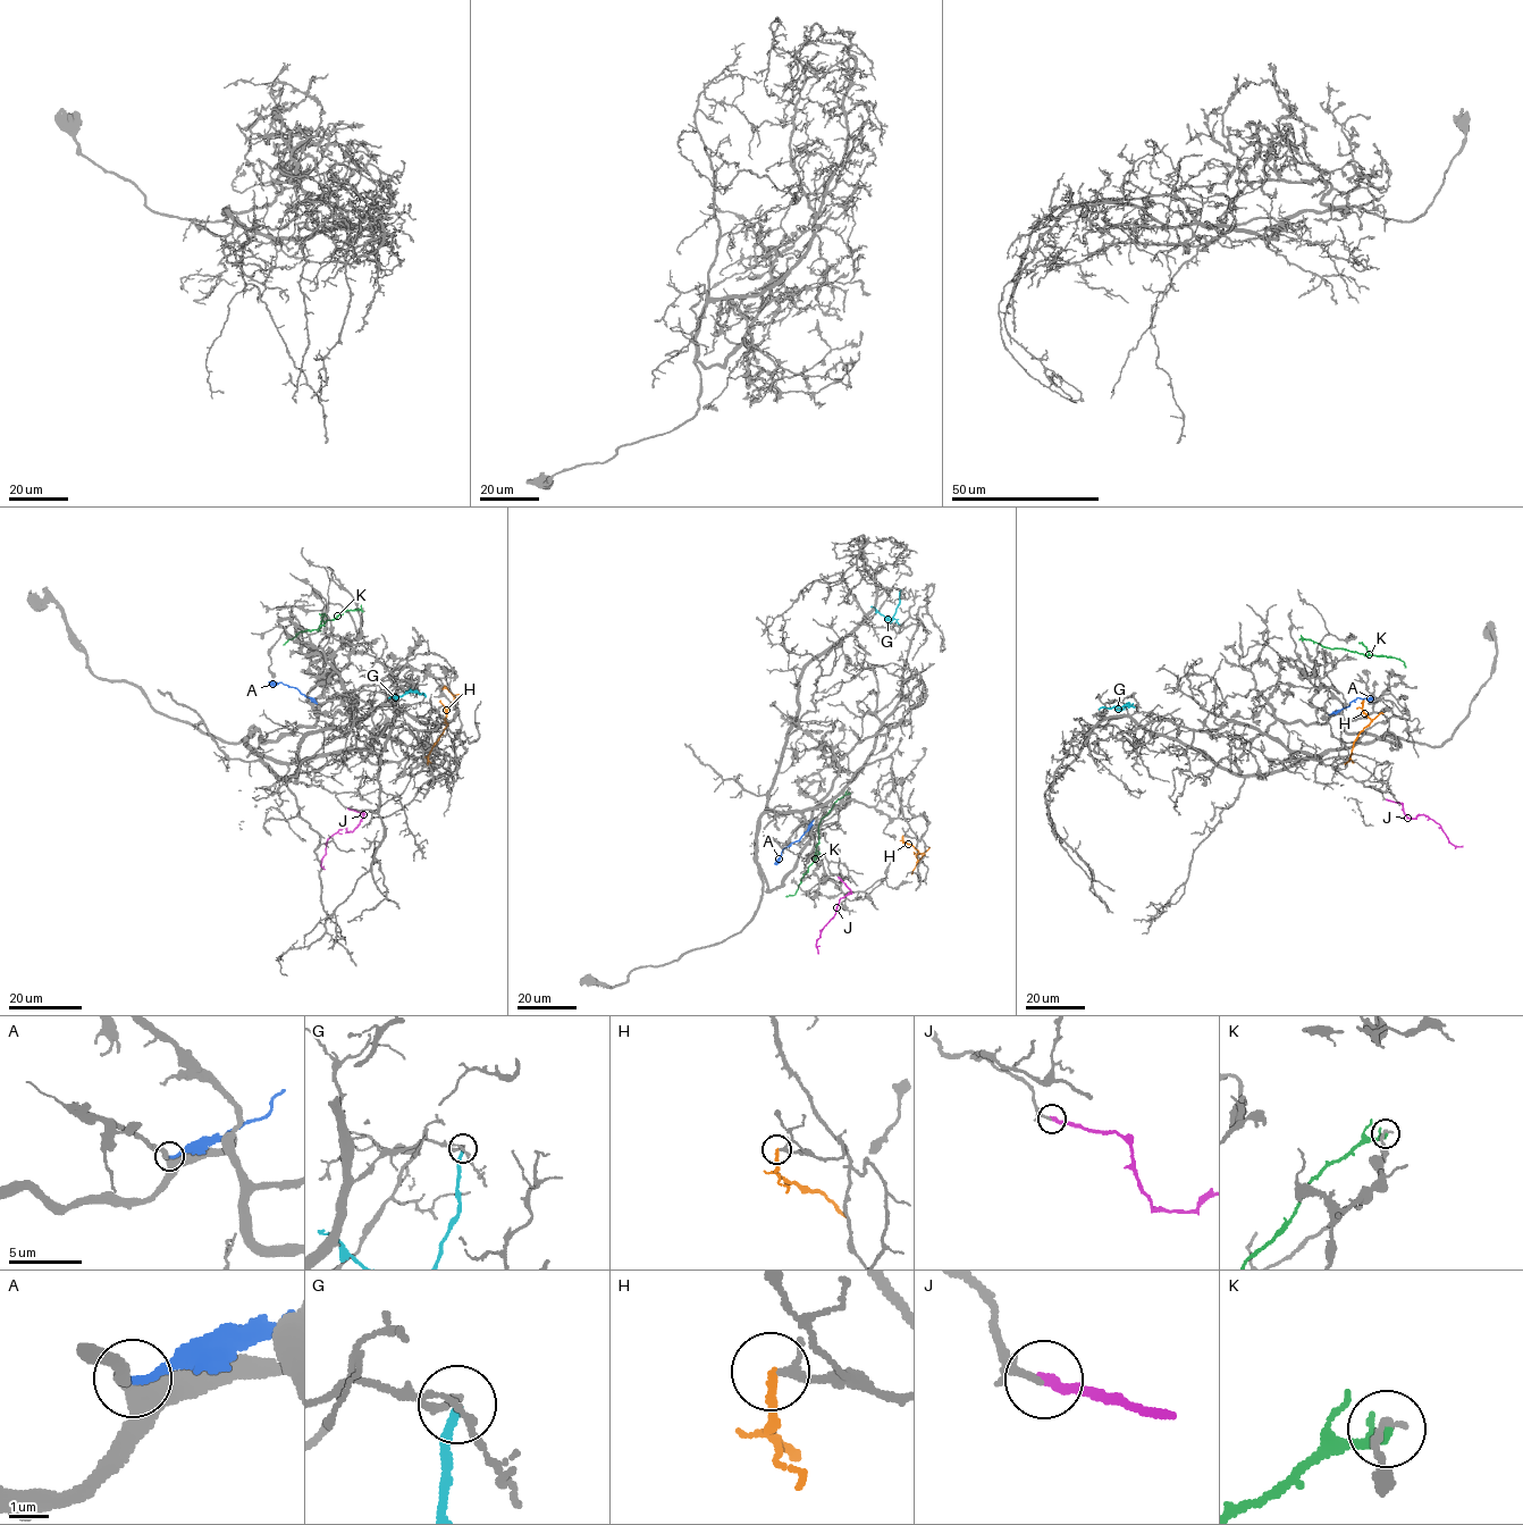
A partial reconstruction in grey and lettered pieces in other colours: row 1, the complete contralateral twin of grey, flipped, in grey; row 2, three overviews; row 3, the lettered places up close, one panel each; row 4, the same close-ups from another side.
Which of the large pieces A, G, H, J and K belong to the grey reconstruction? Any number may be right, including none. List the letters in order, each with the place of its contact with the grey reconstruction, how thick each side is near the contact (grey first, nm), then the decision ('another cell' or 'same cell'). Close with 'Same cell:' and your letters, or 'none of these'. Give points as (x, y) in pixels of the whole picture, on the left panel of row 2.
A: meets grey at (317, 703); 280 nm thick on the grey side, 200 nm on the other; another cell
G: meets grey at (426, 696); 190 nm thick on the grey side, 200 nm on the other; another cell
H: meets grey at (428, 764); 200 nm thick on the grey side, 200 nm on the other; another cell
J: meets grey at (348, 809); 200 nm thick on the grey side, 260 nm on the other; another cell
K: meets grey at (362, 611); 220 nm thick on the grey side, 190 nm on the other; another cell
Same cell: none of these

